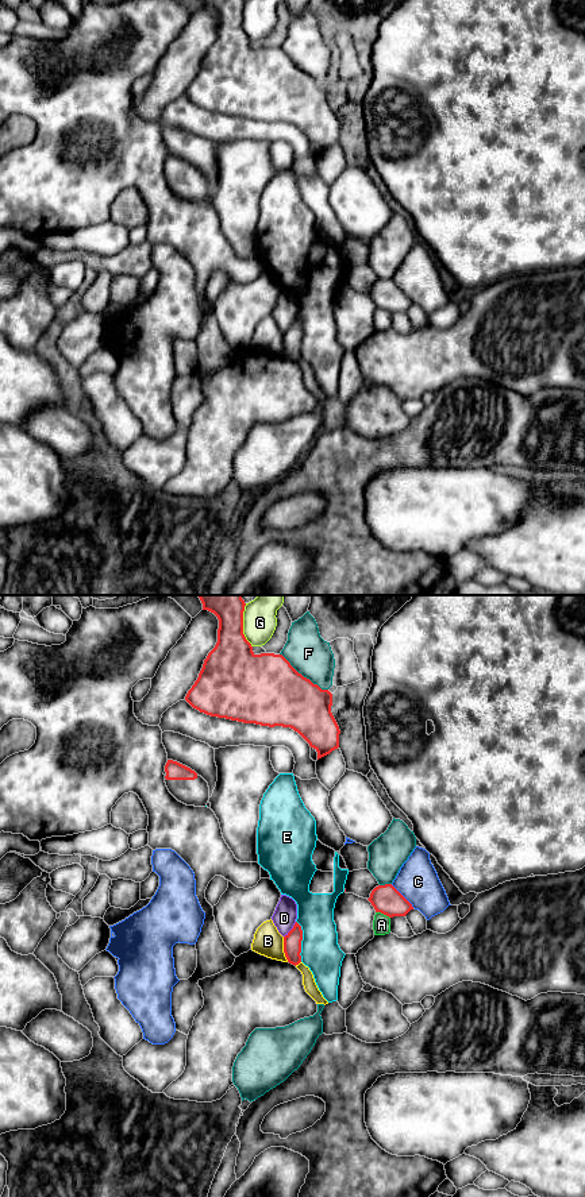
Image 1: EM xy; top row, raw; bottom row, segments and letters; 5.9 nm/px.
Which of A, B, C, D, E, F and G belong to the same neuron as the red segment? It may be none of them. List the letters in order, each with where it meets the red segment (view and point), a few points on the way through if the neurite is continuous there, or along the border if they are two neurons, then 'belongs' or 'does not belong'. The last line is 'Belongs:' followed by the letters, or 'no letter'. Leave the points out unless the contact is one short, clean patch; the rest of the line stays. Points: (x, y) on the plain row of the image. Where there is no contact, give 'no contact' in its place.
A: xy (383, 308) | does not belong
B: xy (284, 344) | belongs
C: xy (403, 292) | does not belong
D: xy (291, 325) | does not belong
E: xy (301, 335) | does not belong
F: xy (303, 72) | does not belong
G: xy (242, 22) | does not belong
Belongs: B

